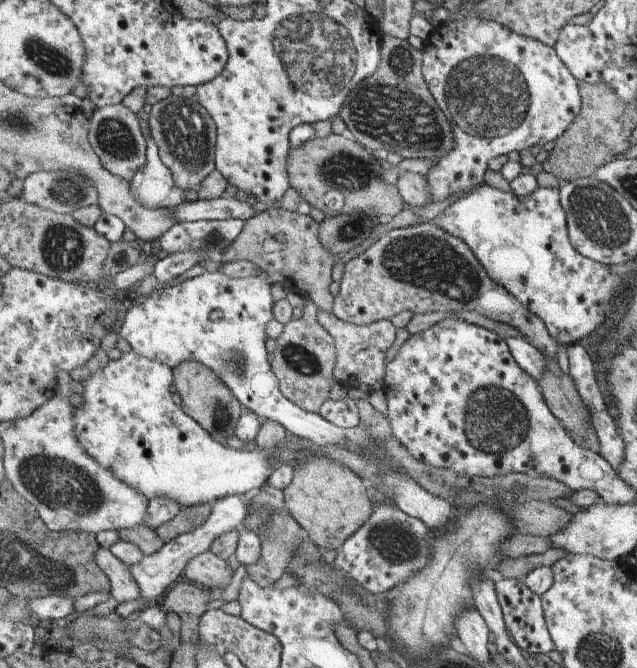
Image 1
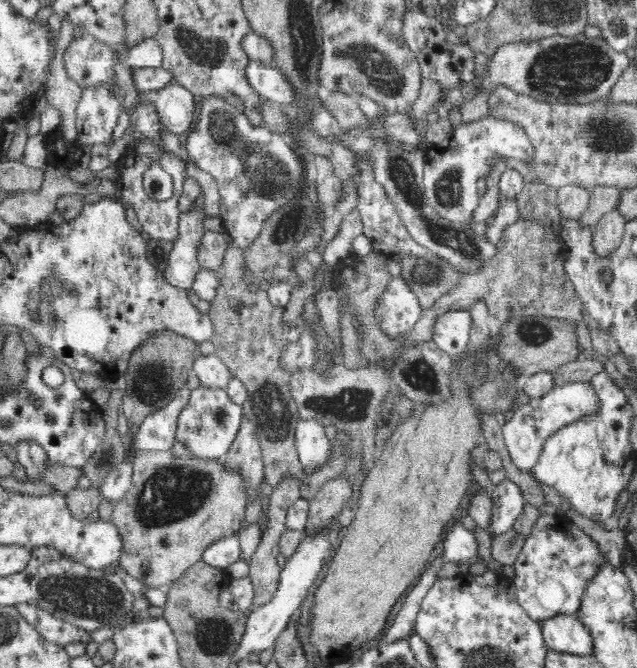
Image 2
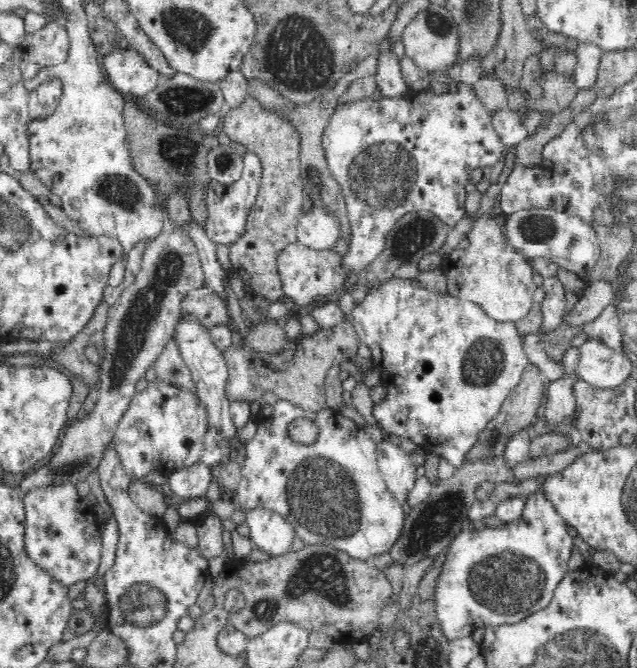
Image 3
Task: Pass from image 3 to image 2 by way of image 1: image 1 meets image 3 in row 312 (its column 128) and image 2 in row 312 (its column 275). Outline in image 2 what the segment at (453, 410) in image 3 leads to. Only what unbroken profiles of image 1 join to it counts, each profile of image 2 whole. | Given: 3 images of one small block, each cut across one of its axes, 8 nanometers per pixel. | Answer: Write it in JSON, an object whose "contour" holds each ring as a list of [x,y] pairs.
{"contour":[[[469,310],[446,312],[434,325],[433,342],[448,355],[463,356],[467,352],[472,321]]]}

